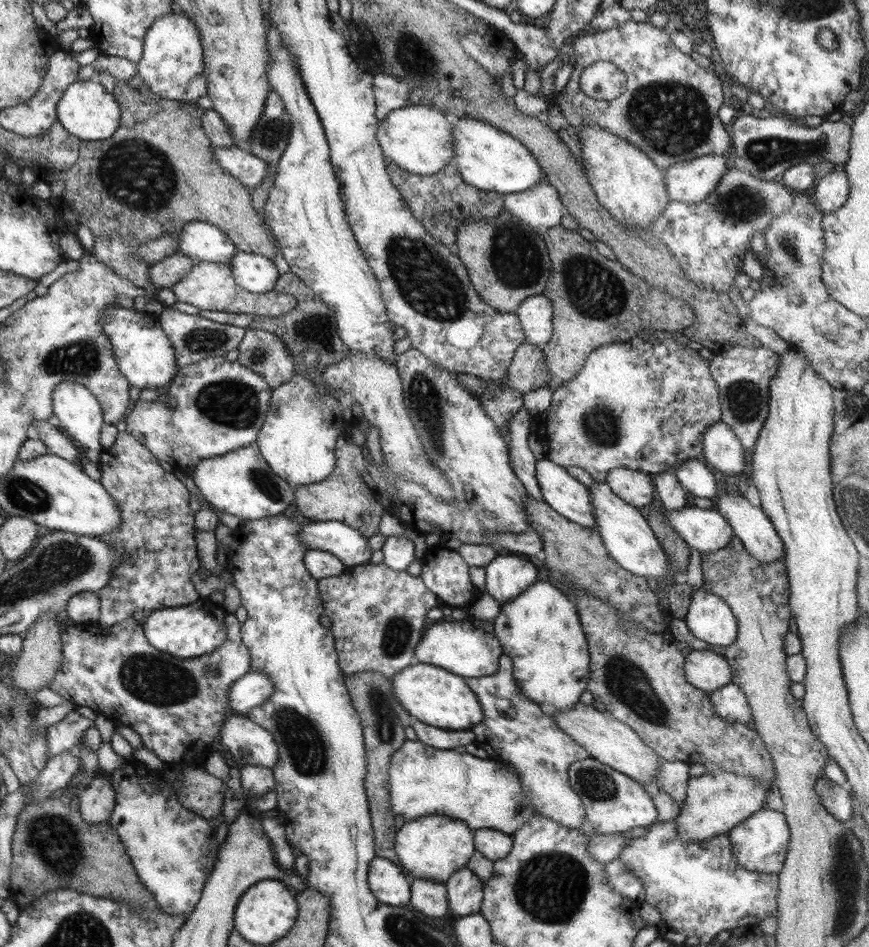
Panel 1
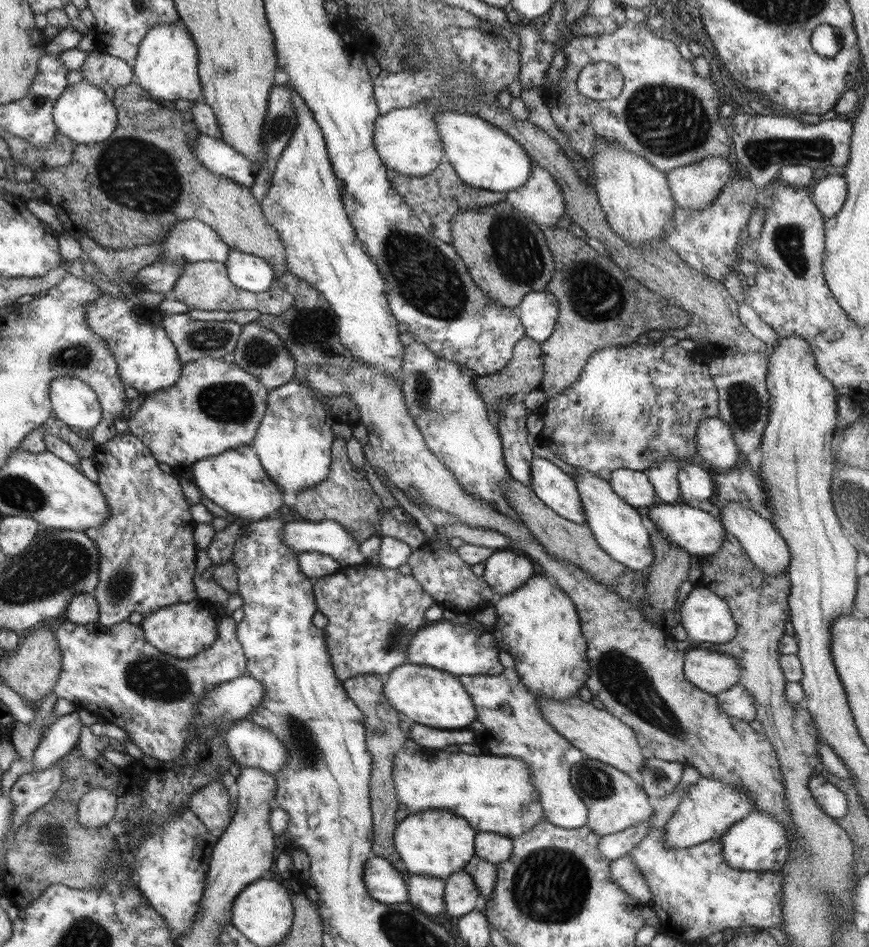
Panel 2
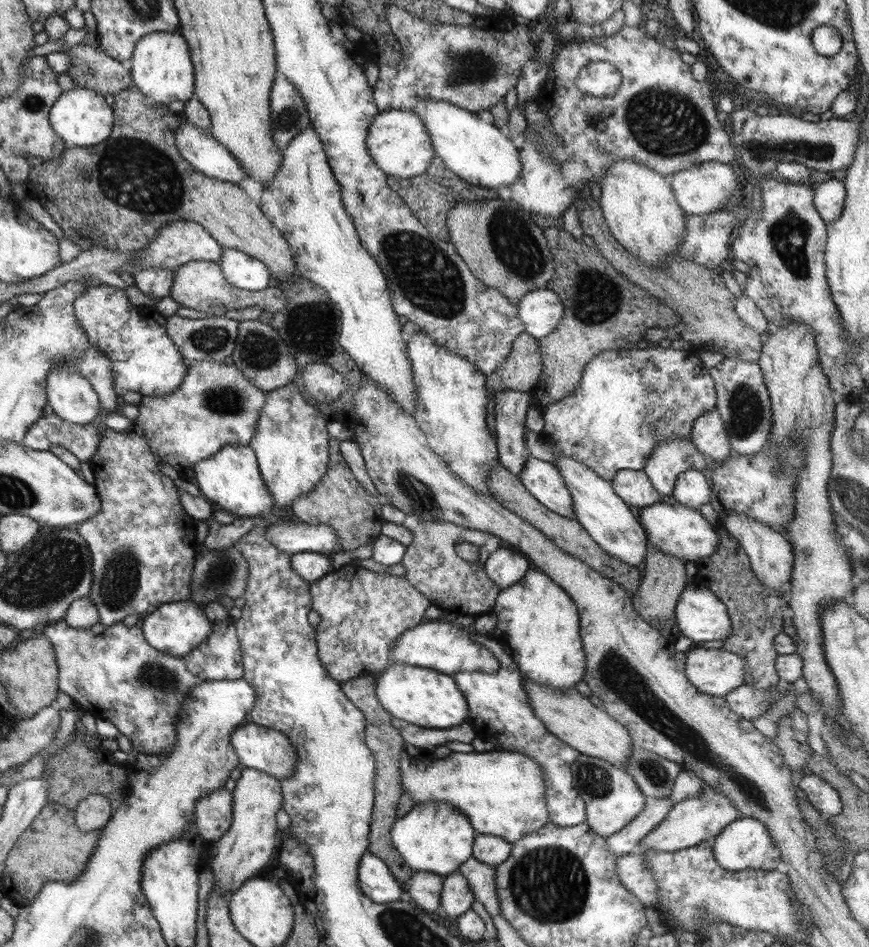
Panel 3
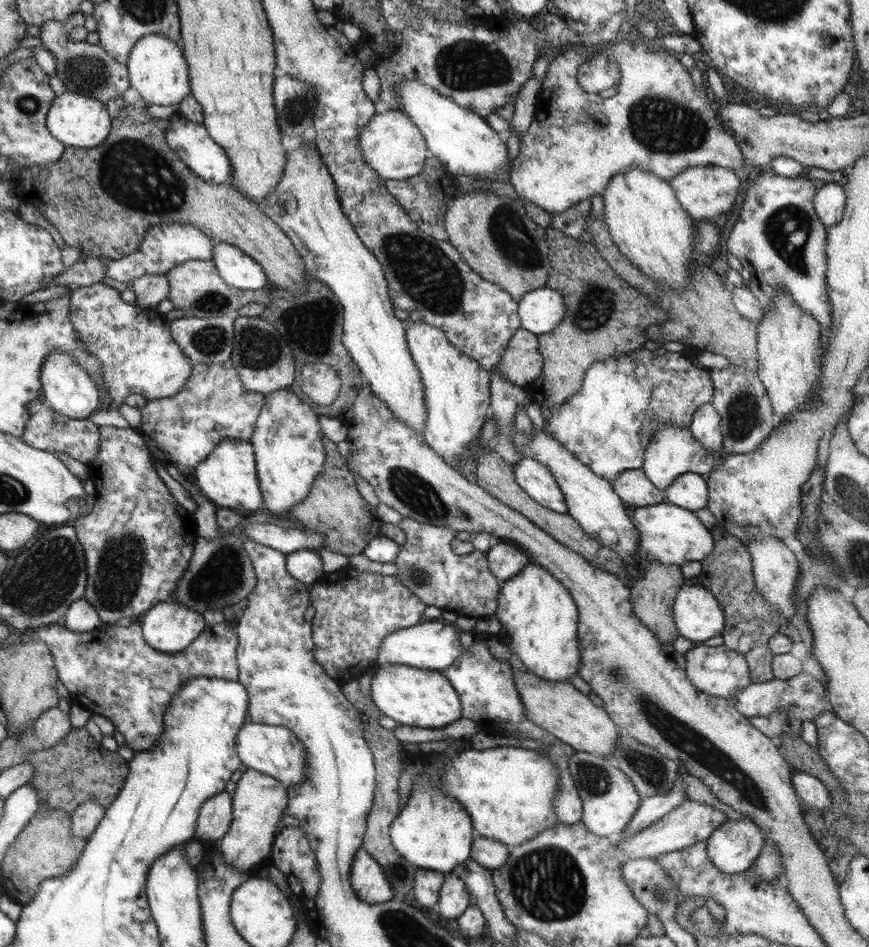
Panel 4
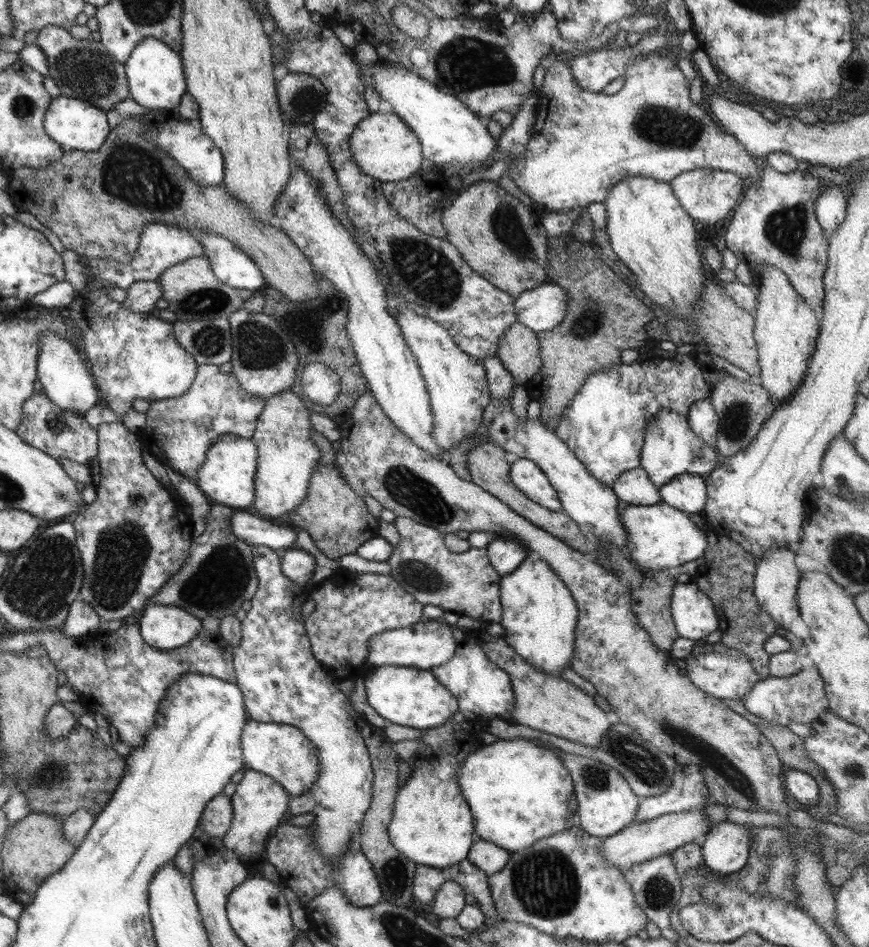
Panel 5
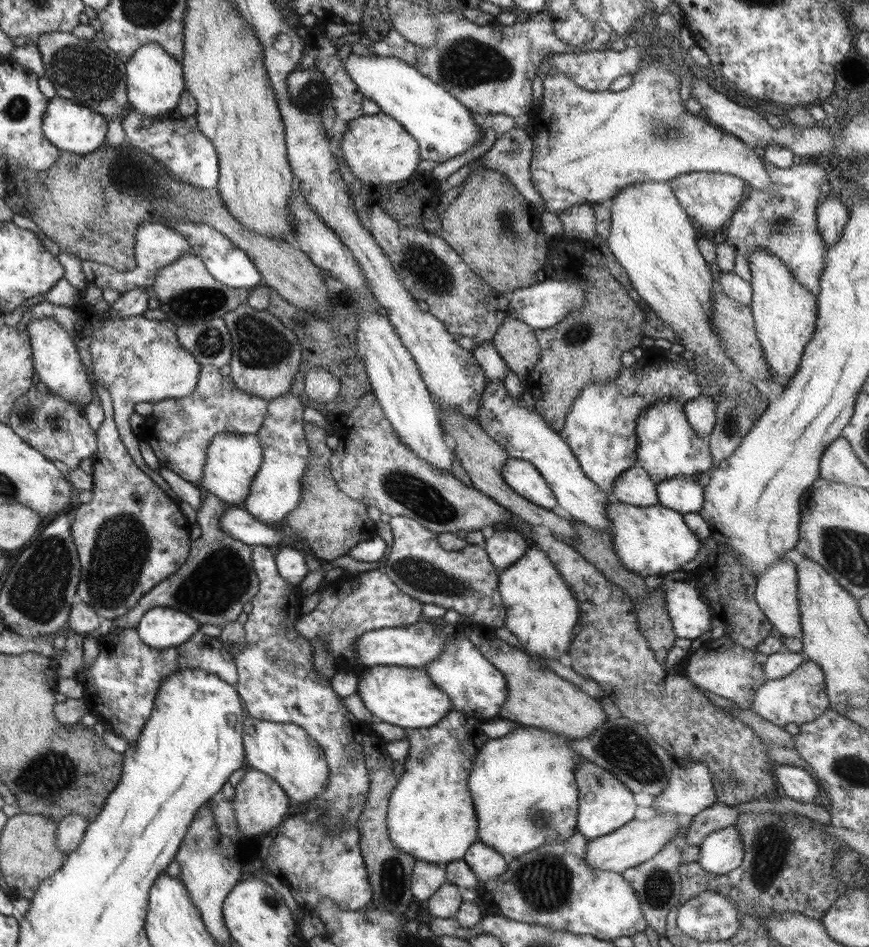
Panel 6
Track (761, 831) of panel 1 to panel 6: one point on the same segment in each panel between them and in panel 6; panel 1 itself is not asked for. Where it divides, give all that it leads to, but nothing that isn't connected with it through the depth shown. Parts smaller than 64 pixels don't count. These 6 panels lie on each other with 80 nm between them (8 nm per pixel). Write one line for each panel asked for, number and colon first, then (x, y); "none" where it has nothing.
2: (758, 843)
3: (745, 844)
4: (733, 848)
5: (726, 847)
6: (722, 851)

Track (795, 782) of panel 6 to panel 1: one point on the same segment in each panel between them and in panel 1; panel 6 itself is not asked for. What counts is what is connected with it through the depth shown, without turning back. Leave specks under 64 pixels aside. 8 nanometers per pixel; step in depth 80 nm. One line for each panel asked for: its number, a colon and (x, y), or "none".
1: (837, 801)
2: (832, 800)
3: (824, 798)
4: (813, 792)
5: (802, 788)

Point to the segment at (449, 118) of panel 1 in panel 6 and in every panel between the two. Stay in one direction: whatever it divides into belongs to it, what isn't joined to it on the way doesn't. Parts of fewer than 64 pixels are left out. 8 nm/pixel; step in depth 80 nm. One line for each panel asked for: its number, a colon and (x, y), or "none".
2: (407, 141)
3: (399, 144)
4: (390, 143)
5: (385, 148)
6: (377, 150)

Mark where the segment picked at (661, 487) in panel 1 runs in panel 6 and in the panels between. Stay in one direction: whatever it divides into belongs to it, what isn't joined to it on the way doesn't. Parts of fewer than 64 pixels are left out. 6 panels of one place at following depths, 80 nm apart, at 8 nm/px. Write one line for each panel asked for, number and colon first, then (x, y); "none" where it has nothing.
2: (663, 475)
3: (674, 456)
4: (673, 450)
5: (670, 448)
6: (668, 447)

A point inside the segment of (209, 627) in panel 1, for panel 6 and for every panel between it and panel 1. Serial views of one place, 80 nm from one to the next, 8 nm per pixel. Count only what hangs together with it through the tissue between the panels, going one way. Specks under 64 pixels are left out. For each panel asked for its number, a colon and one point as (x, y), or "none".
2: (183, 630)
3: (177, 628)
4: (170, 627)
5: (165, 627)
6: (161, 627)

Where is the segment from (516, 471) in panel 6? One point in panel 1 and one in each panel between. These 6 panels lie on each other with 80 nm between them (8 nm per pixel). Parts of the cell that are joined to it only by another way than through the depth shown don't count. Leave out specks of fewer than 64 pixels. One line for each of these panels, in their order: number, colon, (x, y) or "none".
1: (565, 494)
2: (556, 489)
3: (542, 479)
4: (535, 479)
5: (525, 475)

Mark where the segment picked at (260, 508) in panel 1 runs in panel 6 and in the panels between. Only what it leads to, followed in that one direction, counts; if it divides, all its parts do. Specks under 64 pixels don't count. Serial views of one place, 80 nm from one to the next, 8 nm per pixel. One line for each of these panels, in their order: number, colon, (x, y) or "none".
2: (235, 480)
3: (231, 480)
4: (228, 478)
5: (227, 476)
6: (233, 460)

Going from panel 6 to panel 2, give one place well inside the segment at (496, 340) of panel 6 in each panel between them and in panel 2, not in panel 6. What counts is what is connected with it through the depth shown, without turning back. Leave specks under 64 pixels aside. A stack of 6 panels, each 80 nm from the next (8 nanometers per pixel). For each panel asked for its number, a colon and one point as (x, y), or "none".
2: (523, 374)
3: (521, 371)
4: (522, 363)
5: (519, 351)

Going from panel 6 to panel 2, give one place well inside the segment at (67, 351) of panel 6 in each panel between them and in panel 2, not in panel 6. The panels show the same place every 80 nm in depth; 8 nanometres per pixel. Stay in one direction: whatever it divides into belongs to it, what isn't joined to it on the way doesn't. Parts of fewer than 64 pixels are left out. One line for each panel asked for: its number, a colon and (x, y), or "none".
2: (73, 401)
3: (70, 395)
4: (68, 388)
5: (65, 380)

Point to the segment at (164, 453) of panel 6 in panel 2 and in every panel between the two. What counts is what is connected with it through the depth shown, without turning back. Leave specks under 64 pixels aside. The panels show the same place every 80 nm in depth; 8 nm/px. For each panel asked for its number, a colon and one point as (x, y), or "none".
2: (215, 406)
3: (216, 406)
4: (181, 431)
5: (180, 432)

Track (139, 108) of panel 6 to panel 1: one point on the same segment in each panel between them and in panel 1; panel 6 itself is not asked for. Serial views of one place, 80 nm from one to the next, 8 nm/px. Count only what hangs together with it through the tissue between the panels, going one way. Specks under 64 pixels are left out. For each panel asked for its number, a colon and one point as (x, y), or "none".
1: (172, 65)
2: (167, 64)
3: (161, 67)
4: (157, 68)
5: (156, 78)

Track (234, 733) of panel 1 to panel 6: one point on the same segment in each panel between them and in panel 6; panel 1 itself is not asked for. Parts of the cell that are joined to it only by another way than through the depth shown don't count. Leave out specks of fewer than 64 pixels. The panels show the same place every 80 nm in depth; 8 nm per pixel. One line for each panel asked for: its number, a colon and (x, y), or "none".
2: (253, 746)
3: (265, 749)
4: (276, 751)
5: (283, 752)
6: (285, 751)

